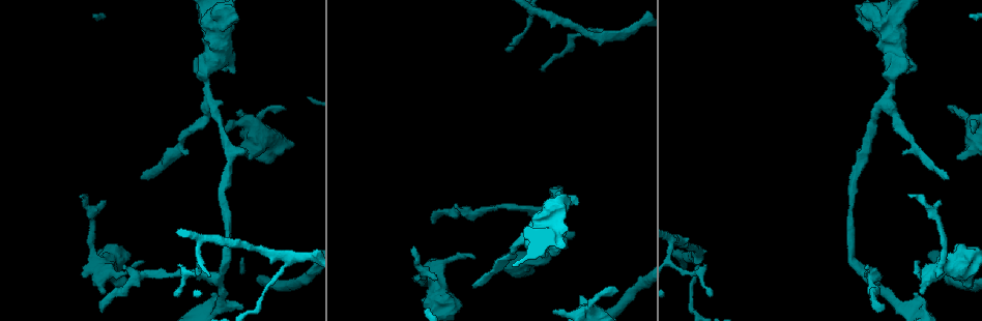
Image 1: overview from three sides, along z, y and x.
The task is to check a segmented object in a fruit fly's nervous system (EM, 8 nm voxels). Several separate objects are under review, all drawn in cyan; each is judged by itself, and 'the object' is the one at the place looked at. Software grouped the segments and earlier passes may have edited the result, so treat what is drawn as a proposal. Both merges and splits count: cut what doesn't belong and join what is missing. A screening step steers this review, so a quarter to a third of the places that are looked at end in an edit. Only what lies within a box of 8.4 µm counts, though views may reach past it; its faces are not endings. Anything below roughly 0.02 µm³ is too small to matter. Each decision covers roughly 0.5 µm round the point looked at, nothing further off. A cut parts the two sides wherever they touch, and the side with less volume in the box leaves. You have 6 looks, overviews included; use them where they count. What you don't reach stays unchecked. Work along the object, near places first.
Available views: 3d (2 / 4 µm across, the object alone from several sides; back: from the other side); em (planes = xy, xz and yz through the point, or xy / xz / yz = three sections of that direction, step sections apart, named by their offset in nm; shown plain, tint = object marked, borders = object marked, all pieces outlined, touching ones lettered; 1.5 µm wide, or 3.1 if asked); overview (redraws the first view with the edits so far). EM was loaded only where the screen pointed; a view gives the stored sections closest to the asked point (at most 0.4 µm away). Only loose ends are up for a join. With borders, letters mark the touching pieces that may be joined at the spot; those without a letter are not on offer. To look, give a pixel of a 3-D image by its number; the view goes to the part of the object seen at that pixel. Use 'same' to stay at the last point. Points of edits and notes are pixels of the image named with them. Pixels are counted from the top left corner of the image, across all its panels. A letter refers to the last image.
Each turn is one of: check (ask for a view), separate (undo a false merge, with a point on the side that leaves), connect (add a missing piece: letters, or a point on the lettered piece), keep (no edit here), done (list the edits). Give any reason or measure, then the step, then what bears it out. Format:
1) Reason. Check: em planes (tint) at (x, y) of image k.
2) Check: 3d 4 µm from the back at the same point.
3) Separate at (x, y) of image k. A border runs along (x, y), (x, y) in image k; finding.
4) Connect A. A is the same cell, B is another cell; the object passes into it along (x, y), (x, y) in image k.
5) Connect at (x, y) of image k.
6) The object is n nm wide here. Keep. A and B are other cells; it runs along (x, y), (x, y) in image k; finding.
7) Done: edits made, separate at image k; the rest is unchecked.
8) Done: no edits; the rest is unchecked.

Three-way junction. Check: em planes (plain) at (207, 96) of image 1.

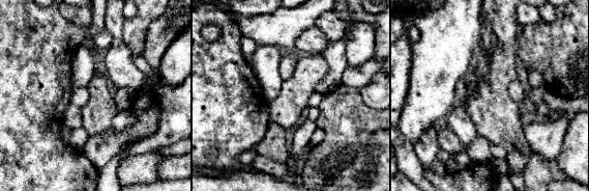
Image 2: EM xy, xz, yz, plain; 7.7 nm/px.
What lies round it. Check: em planes (borders) at the same point.

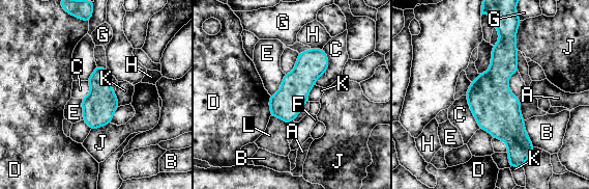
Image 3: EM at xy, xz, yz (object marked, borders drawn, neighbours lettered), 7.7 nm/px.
Keep. A, B, C, D, E, F, G, H, J, K and L are other cells; it runs along (496, 17), (504, 26), (506, 139) in image 3; one neuron here.

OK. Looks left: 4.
Check: 3d 4 µm at (581, 296) of image 1.

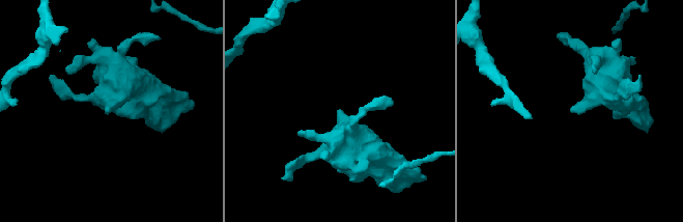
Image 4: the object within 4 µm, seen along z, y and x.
Check: em xy step 8 (tint) at (107, 110) of image 4.

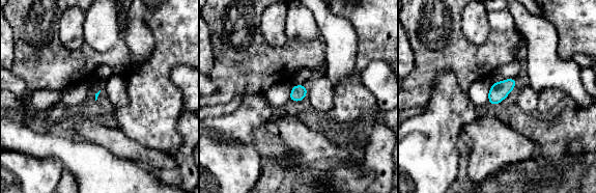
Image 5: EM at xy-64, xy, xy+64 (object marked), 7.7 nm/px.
Another direction. Check: em planes (borders) at the same point.

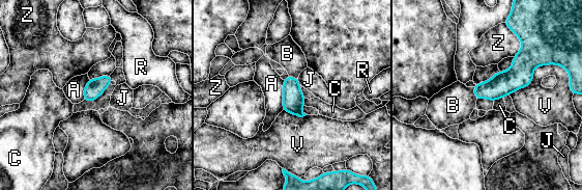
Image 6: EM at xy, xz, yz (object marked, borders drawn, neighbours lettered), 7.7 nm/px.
Connect B. B is the same cell, A, C, J, R, V and Z are other cells; the object passes into it along (503, 83), (474, 93), (453, 105) in image 6; the neuron continues.

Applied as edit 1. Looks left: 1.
Done: edits made, connect at image 6; the rest is unchecked.

